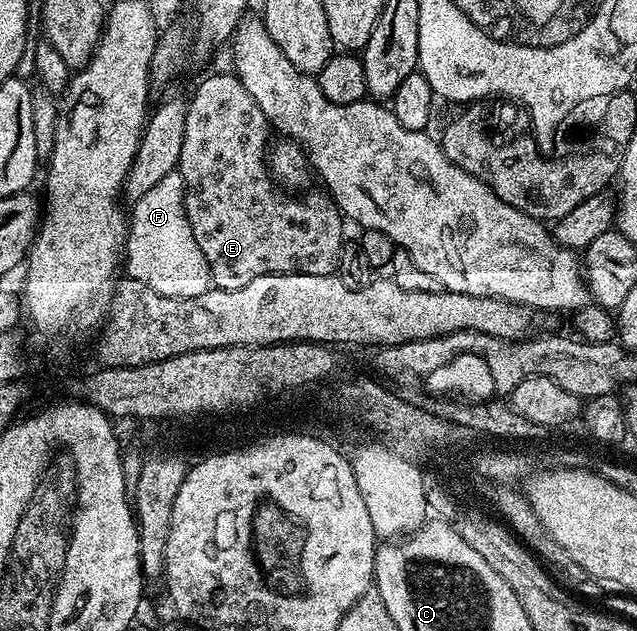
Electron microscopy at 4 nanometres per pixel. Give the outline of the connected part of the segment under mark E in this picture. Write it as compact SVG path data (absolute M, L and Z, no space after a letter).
M233 74L213 75L204 77L199 82L194 97L192 95L189 97L186 106L186 121L184 122L184 146L180 146L180 162L176 169L182 175L182 181L186 187L186 213L188 214L188 222L192 226L192 238L196 238L196 246L200 246L200 251L204 253L204 258L208 262L213 287L223 288L224 290L240 290L244 286L248 286L248 282L252 282L252 278L284 274L285 272L335 275L338 271L338 263L344 243L344 237L342 237L344 217L338 211L338 205L330 199L329 195L323 194L321 191L319 191L320 193L311 191L306 194L311 194L311 196L306 196L303 200L289 200L288 197L281 196L278 193L281 191L270 179L268 171L268 143L266 144L268 125L260 106L256 106L256 102L252 102L252 94L248 94L248 90L244 90L244 86L239 82L237 76Z

